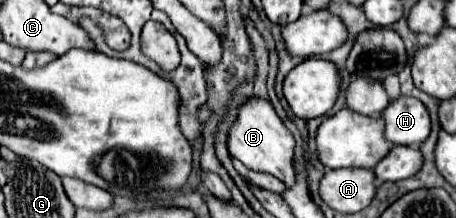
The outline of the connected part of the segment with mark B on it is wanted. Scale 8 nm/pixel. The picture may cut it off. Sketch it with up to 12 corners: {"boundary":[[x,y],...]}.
{"boundary":[[249,99],[229,133],[247,169],[295,183],[295,139],[271,103]]}

